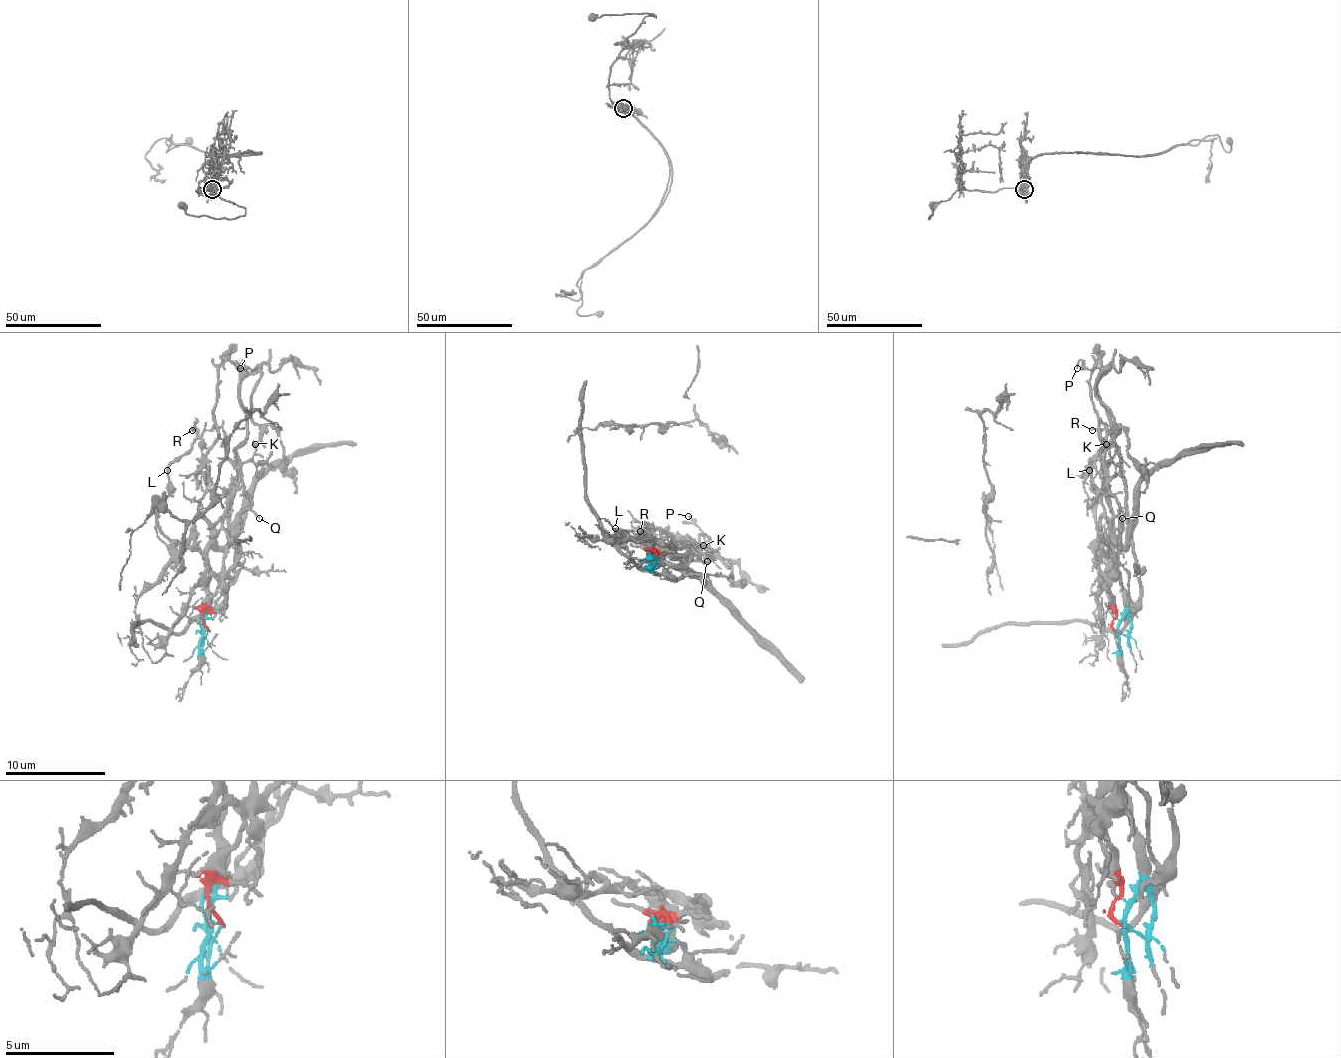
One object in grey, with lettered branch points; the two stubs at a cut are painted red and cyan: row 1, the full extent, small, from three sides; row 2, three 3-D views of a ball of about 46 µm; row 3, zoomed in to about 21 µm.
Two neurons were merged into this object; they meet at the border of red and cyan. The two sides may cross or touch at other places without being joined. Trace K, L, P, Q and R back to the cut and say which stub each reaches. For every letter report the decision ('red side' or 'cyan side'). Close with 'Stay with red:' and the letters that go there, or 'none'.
K: cyan side
L: cyan side
P: red side
Q: red side
R: cyan side
Stay with red: P, Q

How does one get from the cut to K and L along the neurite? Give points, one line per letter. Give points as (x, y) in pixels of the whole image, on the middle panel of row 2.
K: (656, 553), (651, 558), (656, 563), (656, 550), (694, 545), (704, 553), (704, 545)
L: (656, 553), (651, 558), (656, 563), (658, 550), (646, 543), (608, 538), (615, 528)

